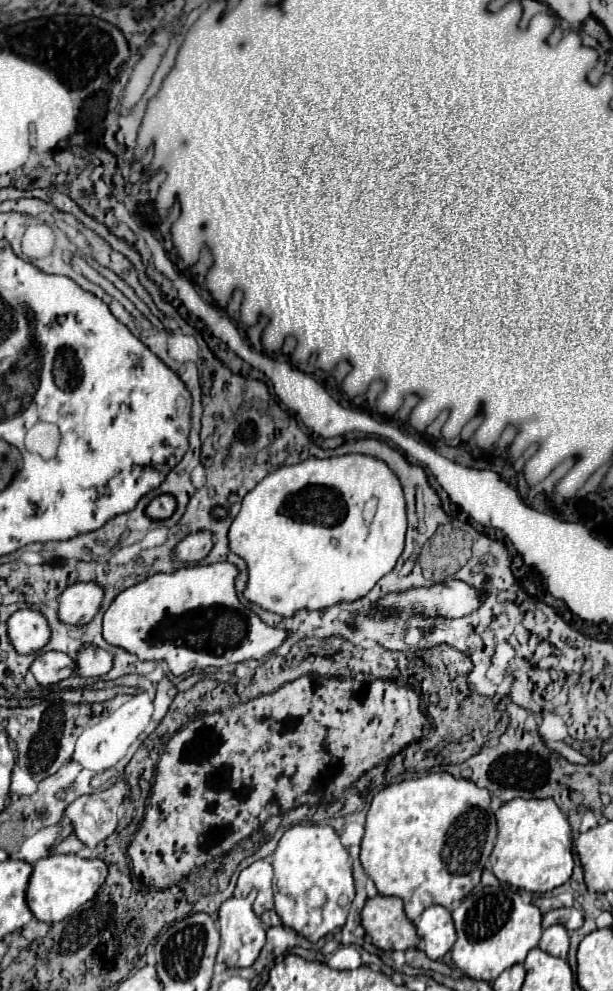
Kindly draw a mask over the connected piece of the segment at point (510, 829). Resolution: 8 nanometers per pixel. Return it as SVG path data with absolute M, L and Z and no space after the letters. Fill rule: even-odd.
M513 798L501 804L495 818L499 834L489 860L493 874L501 882L545 894L569 880L573 870L571 828L553 798Z

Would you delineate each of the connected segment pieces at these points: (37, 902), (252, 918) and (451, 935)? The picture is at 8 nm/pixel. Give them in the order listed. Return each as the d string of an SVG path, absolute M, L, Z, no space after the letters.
M51 854L41 858L41 862L35 862L33 866L33 874L27 888L27 904L37 920L47 924L61 922L67 916L71 916L73 910L93 900L105 878L107 878L107 864L99 858L87 860L79 858L77 854Z
M253 894L245 896L245 898L229 898L221 904L219 908L219 928L221 928L221 948L219 948L219 954L223 958L223 962L229 966L229 968L247 968L251 966L261 948L266 943L266 930L263 928L263 922L261 918L253 912L251 908L253 904Z
M439 904L423 910L417 932L421 936L421 948L431 960L441 960L457 940L451 912Z

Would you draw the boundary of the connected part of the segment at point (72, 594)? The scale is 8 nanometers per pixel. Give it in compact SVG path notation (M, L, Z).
M77 582L59 596L59 620L65 624L87 624L99 612L105 590L97 582Z

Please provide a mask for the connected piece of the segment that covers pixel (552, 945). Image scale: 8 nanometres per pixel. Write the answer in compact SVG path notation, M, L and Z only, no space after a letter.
M555 924L543 930L543 936L539 940L539 948L549 952L551 956L557 958L567 958L567 950L569 950L569 932L565 930L565 926Z

